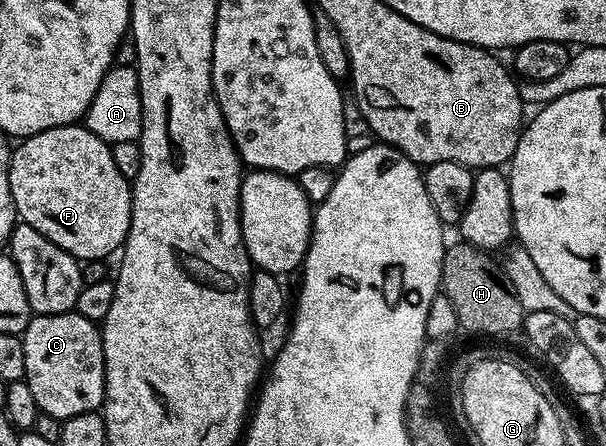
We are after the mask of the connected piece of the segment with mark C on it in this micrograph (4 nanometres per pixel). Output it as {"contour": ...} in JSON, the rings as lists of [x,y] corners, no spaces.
{"contour":[[[74,312],[35,314],[21,337],[25,348],[25,380],[42,413],[62,420],[102,407],[107,377],[103,367],[103,336],[96,323]]]}

